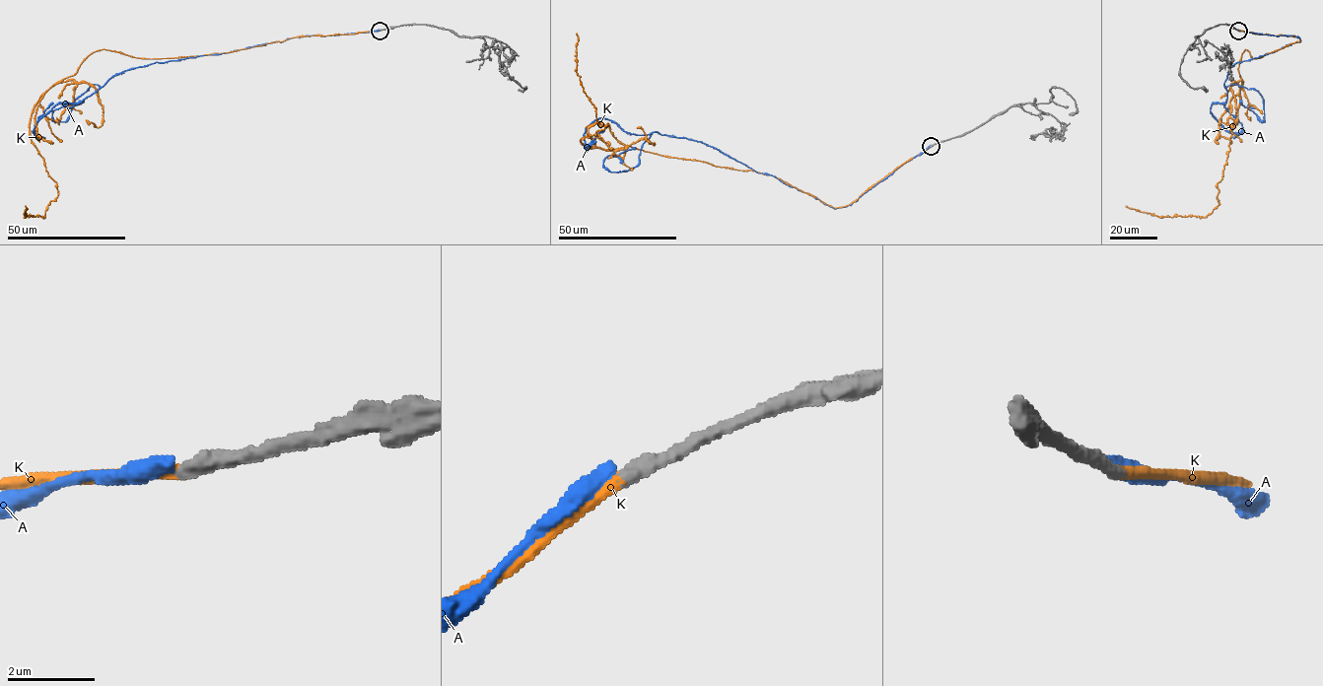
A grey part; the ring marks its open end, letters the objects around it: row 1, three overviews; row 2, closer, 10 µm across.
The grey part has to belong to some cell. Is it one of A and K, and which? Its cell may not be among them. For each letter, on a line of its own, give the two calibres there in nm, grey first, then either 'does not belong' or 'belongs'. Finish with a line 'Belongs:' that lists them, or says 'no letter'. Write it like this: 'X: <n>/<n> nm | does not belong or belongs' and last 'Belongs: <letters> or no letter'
A: 360/400 nm | does not belong
K: 400/260 nm | belongs
Belongs: K

